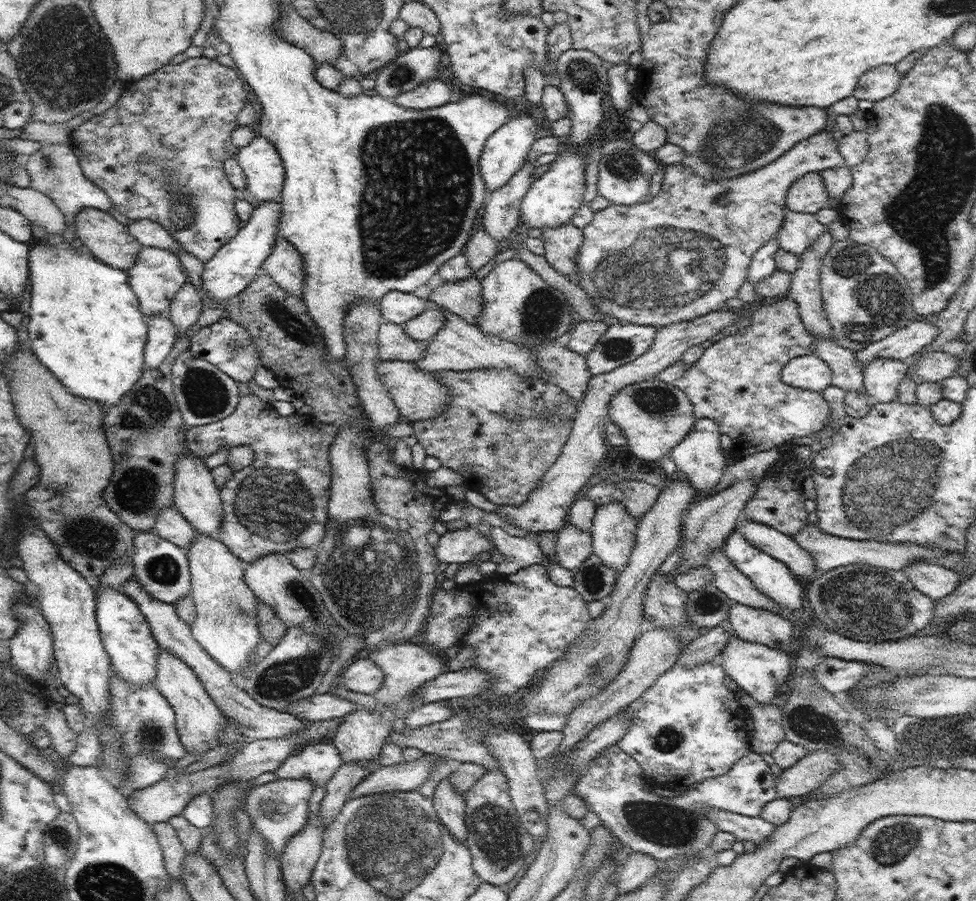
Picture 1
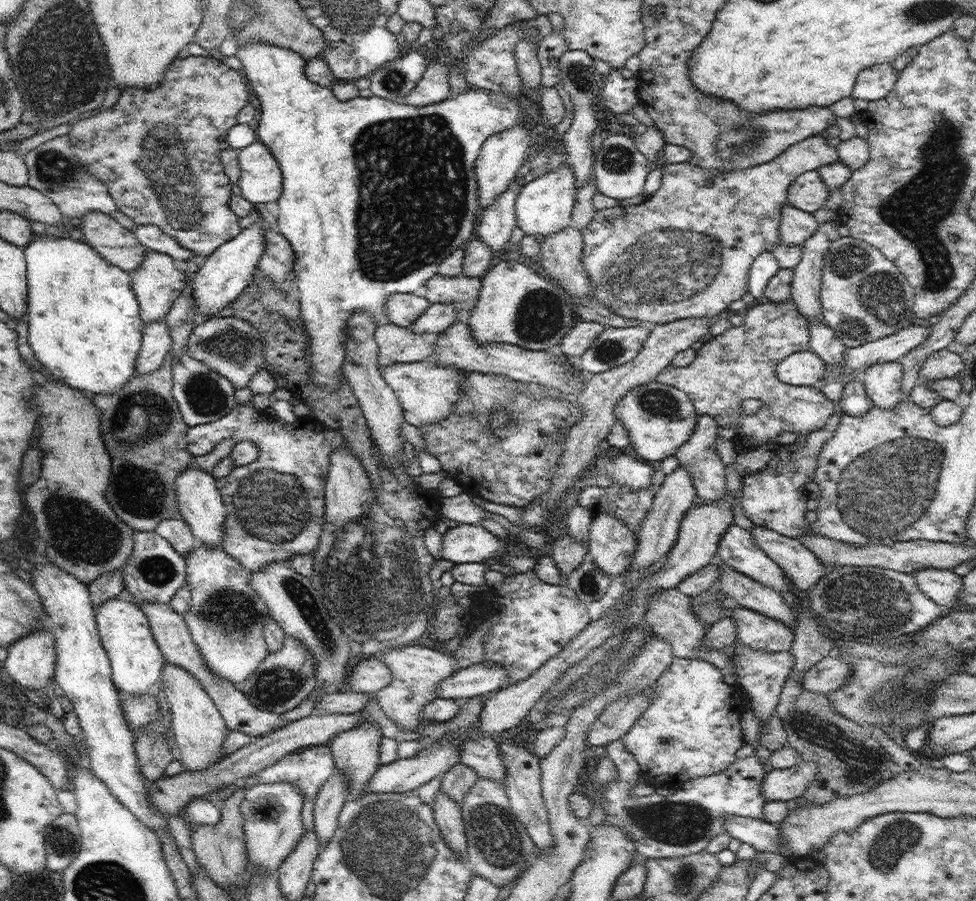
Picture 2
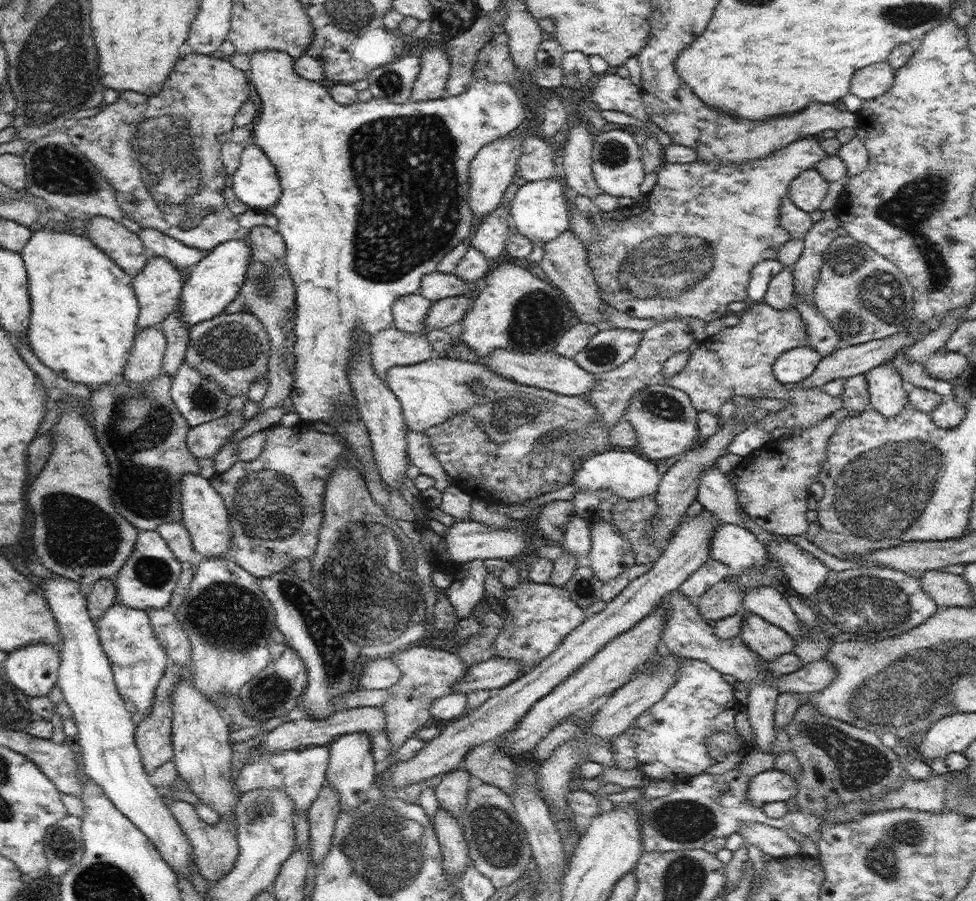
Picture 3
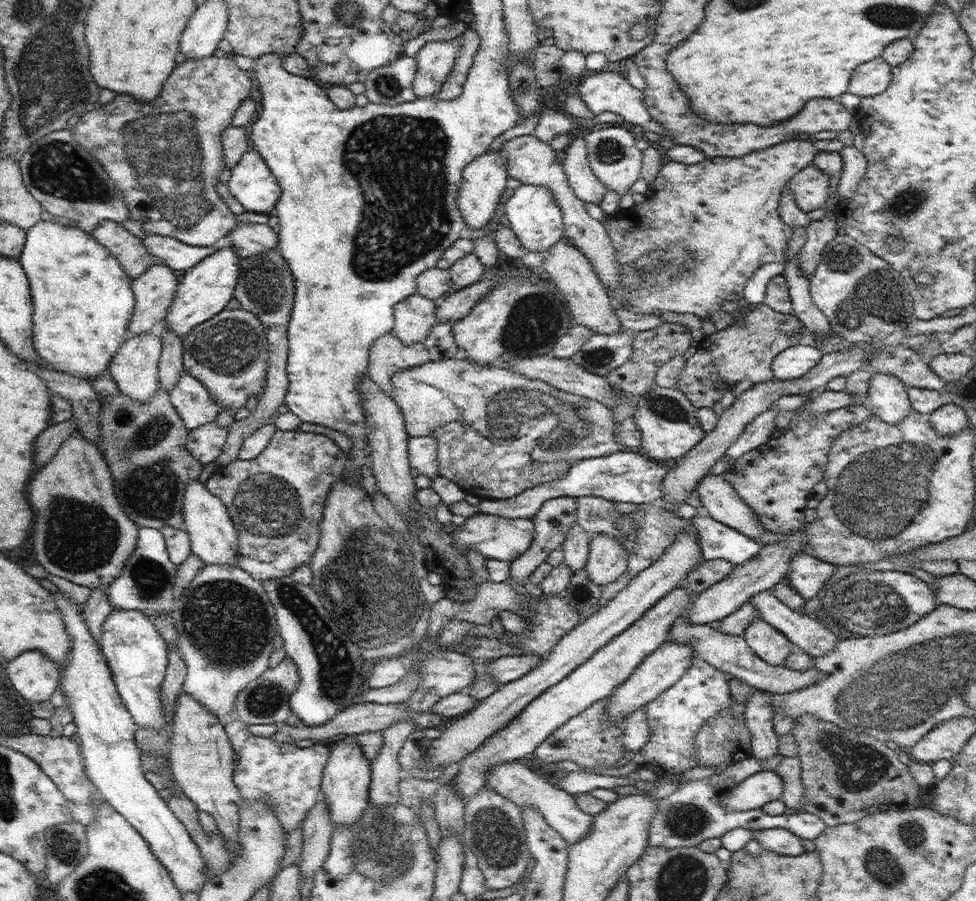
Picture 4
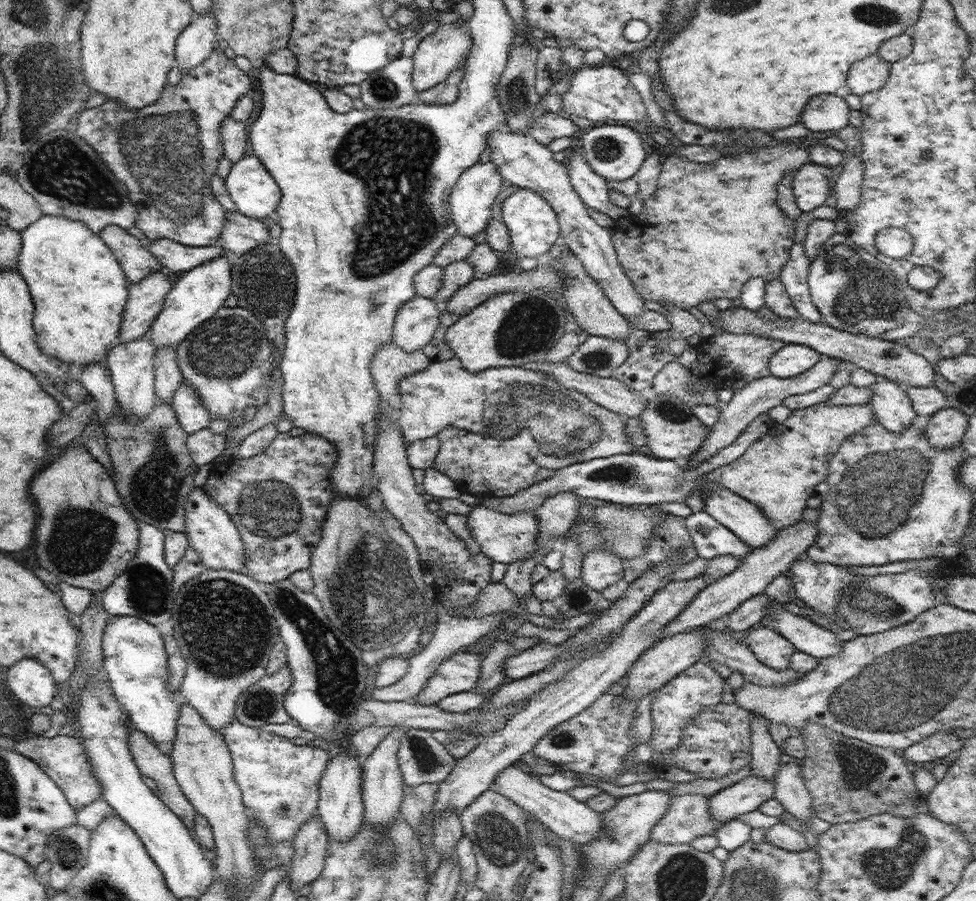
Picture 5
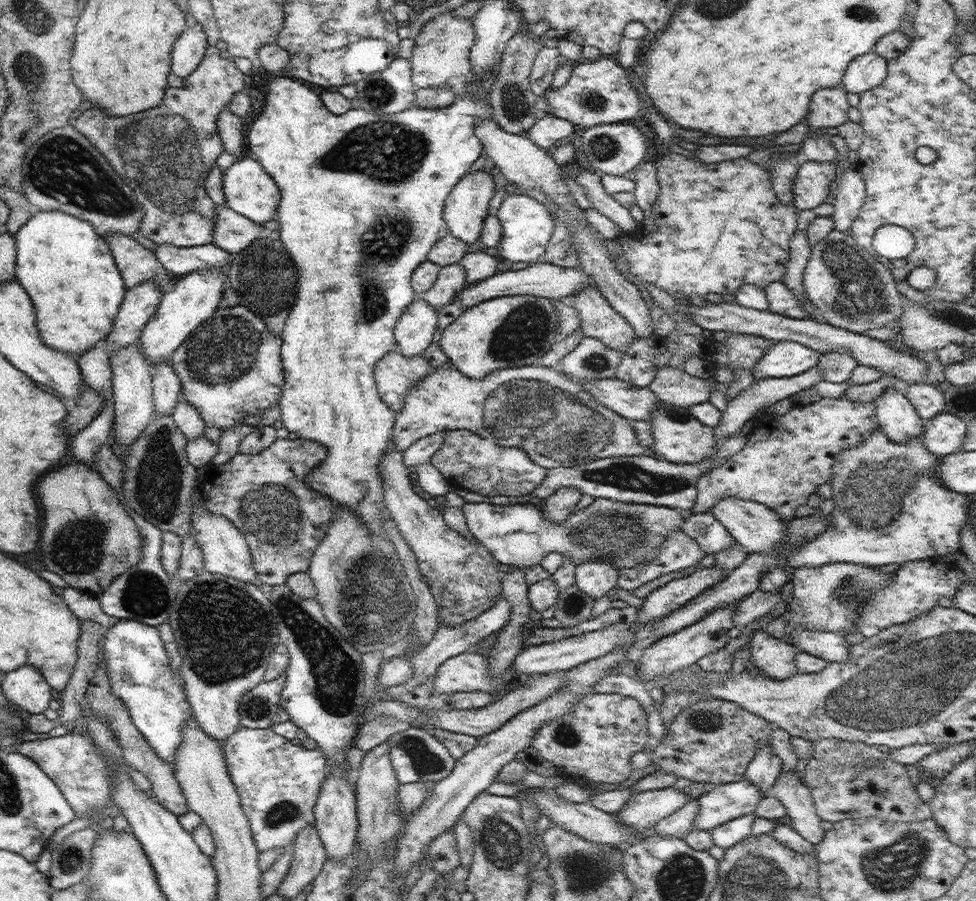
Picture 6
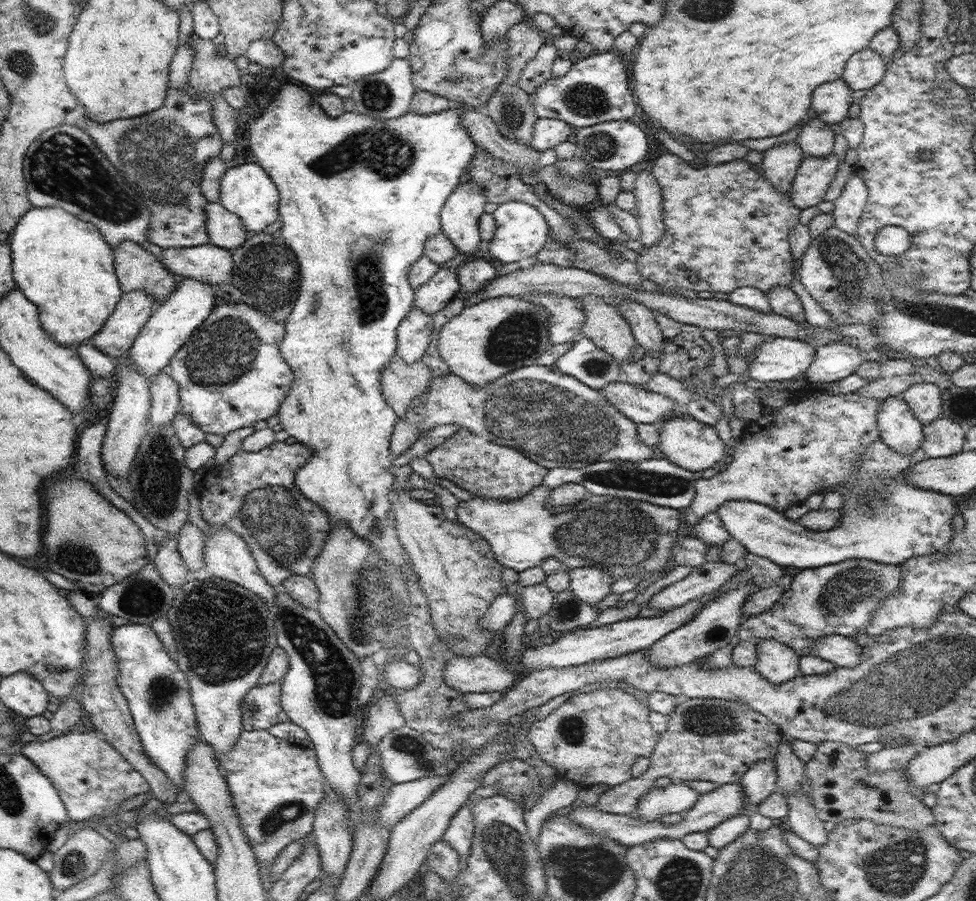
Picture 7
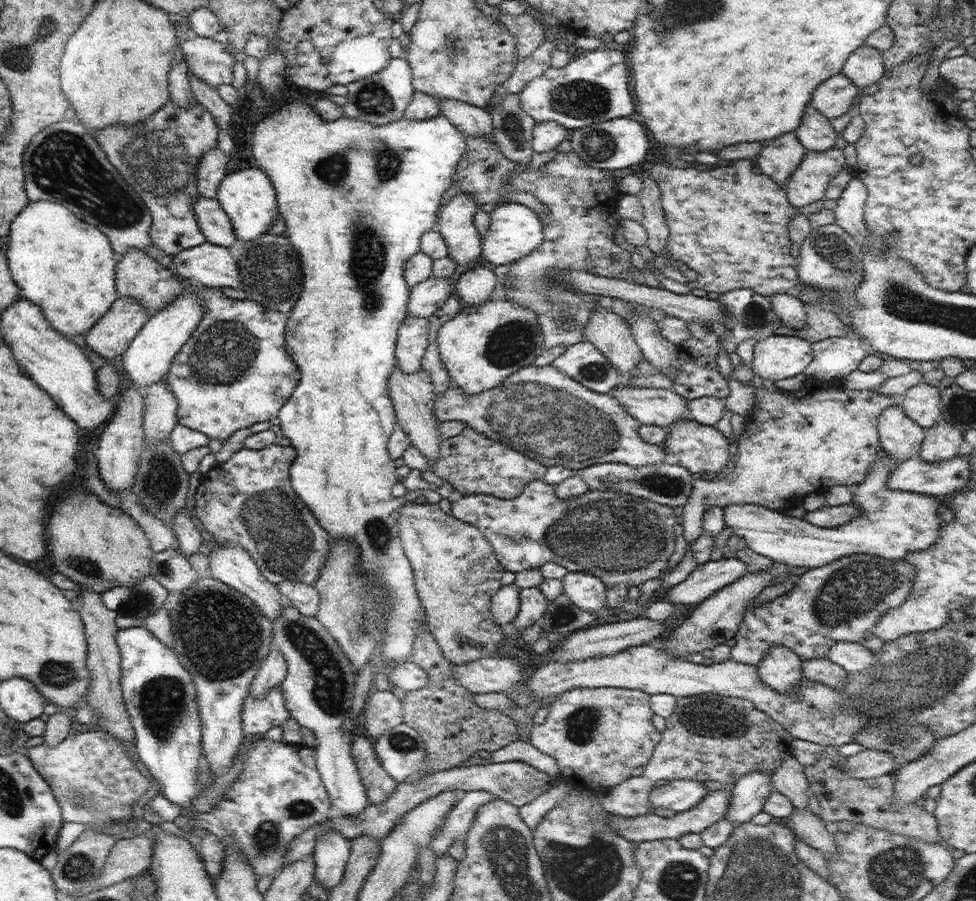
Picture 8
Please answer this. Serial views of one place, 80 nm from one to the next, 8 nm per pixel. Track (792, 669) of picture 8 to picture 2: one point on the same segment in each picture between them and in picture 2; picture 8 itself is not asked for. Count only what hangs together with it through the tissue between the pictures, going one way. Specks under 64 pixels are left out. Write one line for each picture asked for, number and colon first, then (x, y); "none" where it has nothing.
2: (758, 631)
3: (770, 642)
4: (771, 645)
5: (771, 648)
6: (775, 658)
7: (777, 662)

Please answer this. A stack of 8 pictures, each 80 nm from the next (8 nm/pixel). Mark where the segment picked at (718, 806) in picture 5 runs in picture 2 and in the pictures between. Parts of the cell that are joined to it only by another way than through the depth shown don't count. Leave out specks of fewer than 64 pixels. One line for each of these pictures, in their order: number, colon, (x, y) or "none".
2: (787, 784)
3: (773, 785)
4: (757, 790)

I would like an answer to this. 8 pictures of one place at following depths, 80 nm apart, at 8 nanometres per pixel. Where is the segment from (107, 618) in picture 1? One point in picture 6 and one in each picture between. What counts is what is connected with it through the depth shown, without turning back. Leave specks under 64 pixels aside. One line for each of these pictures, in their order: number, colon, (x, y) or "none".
2: (136, 661)
3: (138, 662)
4: (136, 654)
5: (135, 664)
6: (137, 663)

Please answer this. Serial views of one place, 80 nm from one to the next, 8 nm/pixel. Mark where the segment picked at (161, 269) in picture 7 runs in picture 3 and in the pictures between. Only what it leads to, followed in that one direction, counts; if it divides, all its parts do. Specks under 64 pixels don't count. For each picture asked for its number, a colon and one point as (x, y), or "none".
3: (123, 246)
4: (130, 252)
5: (136, 261)
6: (137, 265)

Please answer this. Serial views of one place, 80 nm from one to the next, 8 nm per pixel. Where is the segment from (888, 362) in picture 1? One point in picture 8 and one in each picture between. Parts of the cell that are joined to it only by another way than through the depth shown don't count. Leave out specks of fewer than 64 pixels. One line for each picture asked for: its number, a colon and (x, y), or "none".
2: (882, 382)
3: (887, 392)
4: (888, 398)
5: (892, 407)
6: (896, 416)
7: (898, 427)
8: (901, 437)

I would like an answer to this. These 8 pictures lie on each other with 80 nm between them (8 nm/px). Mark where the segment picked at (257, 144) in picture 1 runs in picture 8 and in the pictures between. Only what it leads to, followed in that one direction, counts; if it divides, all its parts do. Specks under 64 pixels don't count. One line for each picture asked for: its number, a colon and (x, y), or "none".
2: (261, 179)
3: (256, 184)
4: (252, 183)
5: (250, 186)
6: (249, 190)
7: (247, 191)
8: (248, 198)

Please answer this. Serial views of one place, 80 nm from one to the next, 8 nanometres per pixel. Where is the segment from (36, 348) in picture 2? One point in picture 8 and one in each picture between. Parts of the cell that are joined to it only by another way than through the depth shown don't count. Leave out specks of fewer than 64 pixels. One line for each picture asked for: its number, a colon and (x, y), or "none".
3: (84, 309)
4: (83, 301)
5: (79, 289)
6: (69, 272)
7: (63, 265)
8: (67, 267)

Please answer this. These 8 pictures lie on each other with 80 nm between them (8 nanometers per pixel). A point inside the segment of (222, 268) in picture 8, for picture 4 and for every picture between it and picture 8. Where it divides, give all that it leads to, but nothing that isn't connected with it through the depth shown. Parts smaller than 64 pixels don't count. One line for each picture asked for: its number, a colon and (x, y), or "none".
4: (178, 256)
5: (179, 258)
6: (180, 260)
7: (210, 263)

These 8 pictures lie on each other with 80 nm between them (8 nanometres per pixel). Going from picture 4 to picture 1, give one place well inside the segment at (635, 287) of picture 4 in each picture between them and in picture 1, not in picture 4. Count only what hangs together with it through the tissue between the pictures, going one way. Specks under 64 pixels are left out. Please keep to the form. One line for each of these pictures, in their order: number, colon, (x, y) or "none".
1: (683, 254)
2: (686, 252)
3: (688, 249)

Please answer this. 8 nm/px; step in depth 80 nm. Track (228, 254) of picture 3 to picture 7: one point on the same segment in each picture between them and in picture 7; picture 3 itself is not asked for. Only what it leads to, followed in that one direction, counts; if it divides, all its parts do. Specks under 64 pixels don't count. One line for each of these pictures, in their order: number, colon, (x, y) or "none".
4: (207, 287)
5: (199, 293)
6: (194, 298)
7: (174, 320)

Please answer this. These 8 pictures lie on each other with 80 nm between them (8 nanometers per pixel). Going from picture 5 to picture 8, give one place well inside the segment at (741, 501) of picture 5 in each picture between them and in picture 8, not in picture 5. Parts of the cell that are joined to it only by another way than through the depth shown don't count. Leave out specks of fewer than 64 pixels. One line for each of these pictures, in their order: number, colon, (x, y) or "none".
6: (756, 528)
7: (885, 518)
8: (892, 523)

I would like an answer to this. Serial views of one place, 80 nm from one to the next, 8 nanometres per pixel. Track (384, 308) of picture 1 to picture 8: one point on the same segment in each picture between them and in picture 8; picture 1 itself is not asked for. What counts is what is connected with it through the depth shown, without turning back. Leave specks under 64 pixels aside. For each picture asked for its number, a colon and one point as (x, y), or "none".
2: (403, 309)
3: (409, 312)
4: (415, 316)
5: (416, 322)
6: (414, 332)
7: (414, 333)
8: (412, 338)

